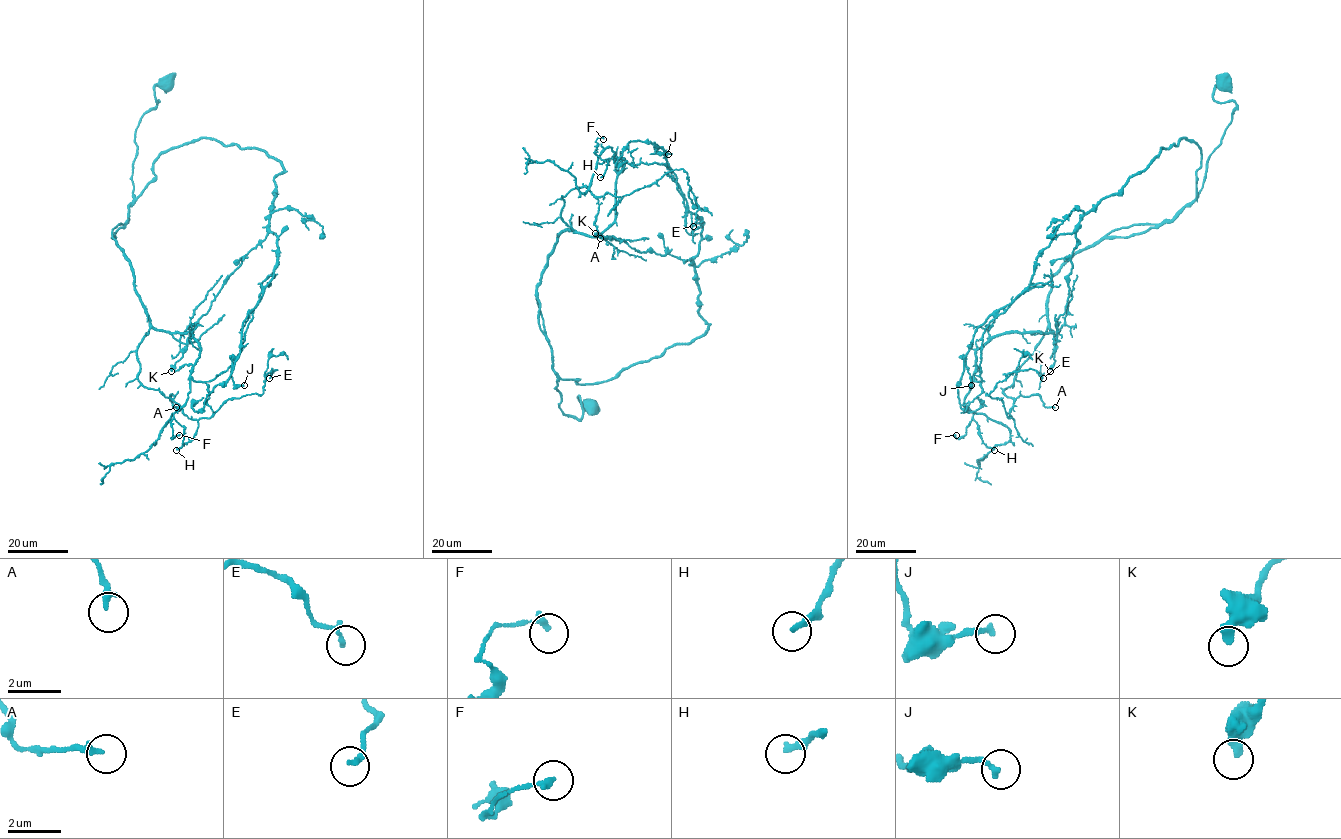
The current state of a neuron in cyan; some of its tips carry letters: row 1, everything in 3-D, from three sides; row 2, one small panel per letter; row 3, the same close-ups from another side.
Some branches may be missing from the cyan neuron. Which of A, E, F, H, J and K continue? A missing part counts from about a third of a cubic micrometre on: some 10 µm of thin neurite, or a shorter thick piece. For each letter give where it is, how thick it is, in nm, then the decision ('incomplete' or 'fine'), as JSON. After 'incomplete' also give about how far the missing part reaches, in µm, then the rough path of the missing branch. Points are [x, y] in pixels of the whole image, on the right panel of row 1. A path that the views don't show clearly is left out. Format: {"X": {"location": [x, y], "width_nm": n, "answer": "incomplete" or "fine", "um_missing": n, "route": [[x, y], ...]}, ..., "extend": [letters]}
{"A": {"location": [1055, 407], "width_nm": 240, "answer": "fine"}, "E": {"location": [1043, 378], "width_nm": 170, "answer": "fine"}, "F": {"location": [956, 435], "width_nm": 240, "answer": "fine"}, "H": {"location": [994, 450], "width_nm": 240, "answer": "fine"}, "J": {"location": [971, 385], "width_nm": 240, "answer": "fine"}, "K": {"location": [1050, 371], "width_nm": 400, "answer": "fine"}, "extend": []}

